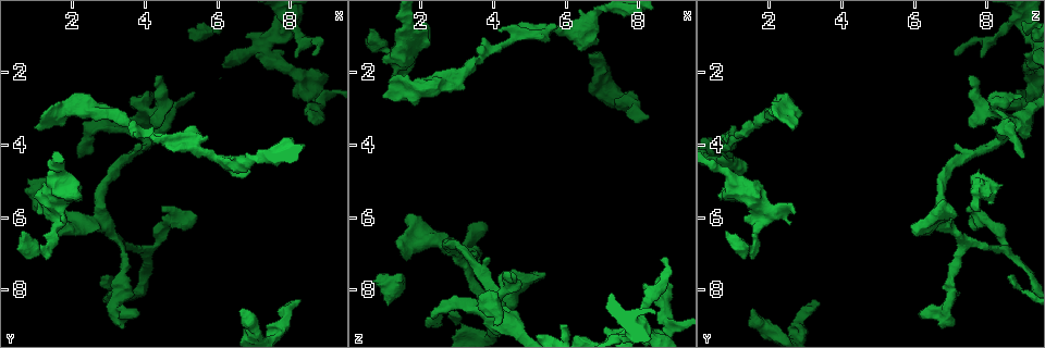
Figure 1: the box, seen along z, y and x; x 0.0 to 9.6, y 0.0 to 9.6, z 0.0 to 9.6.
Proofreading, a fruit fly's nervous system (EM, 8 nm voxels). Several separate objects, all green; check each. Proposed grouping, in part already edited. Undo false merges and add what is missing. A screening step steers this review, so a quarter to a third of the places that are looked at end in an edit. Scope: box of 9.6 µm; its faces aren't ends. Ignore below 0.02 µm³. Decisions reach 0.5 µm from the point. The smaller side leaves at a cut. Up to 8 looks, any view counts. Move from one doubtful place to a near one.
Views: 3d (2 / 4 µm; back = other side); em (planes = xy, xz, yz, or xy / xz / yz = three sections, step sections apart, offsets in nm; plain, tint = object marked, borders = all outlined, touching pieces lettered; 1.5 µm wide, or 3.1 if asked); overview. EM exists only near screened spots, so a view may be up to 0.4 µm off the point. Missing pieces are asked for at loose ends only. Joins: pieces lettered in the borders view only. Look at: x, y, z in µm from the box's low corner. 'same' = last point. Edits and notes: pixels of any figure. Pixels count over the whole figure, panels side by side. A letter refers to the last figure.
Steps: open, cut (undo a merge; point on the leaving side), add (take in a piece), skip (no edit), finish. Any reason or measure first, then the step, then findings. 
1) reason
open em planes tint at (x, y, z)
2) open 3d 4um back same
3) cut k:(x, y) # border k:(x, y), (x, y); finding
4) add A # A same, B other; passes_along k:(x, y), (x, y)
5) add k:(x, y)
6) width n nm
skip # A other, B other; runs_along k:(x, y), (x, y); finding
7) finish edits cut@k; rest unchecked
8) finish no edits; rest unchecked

branch stops here
open em planes tint at (0.95, 3.60, 2.60)

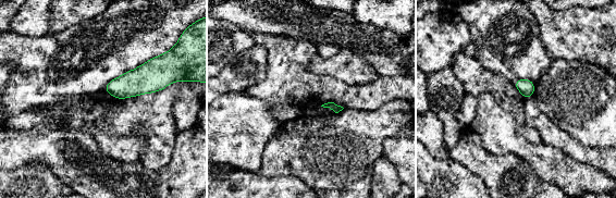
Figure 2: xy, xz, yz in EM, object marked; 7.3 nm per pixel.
what lies round it
open em planes borders same

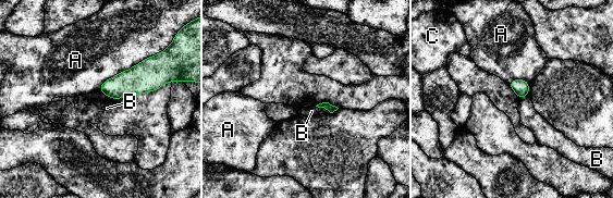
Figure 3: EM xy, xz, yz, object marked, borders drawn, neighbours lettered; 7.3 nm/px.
skip # A other, B other, C other; border 3:(316, 106), (322, 107), (330, 112); none of them fits

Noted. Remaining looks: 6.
branch stops here
open em planes borders at (2.15, 4.40, 8.95)

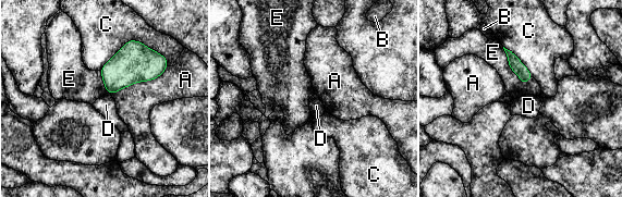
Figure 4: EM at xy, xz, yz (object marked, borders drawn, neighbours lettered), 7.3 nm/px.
skip # A other, B other, C other, D other, E other; border 4:(107, 93), (110, 95); no lettered piece goes on from it

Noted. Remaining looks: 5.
an open end
open em planes borders at (5.85, 0.65, 8.95)

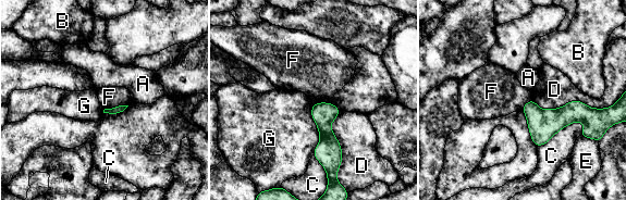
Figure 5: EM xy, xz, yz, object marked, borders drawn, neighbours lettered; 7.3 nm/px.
skip # A other, B other, C other, D other, E other, F other, G other; border 5:(127, 104), (105, 109); none of them fits

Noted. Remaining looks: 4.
finish no edits; rest unchecked

